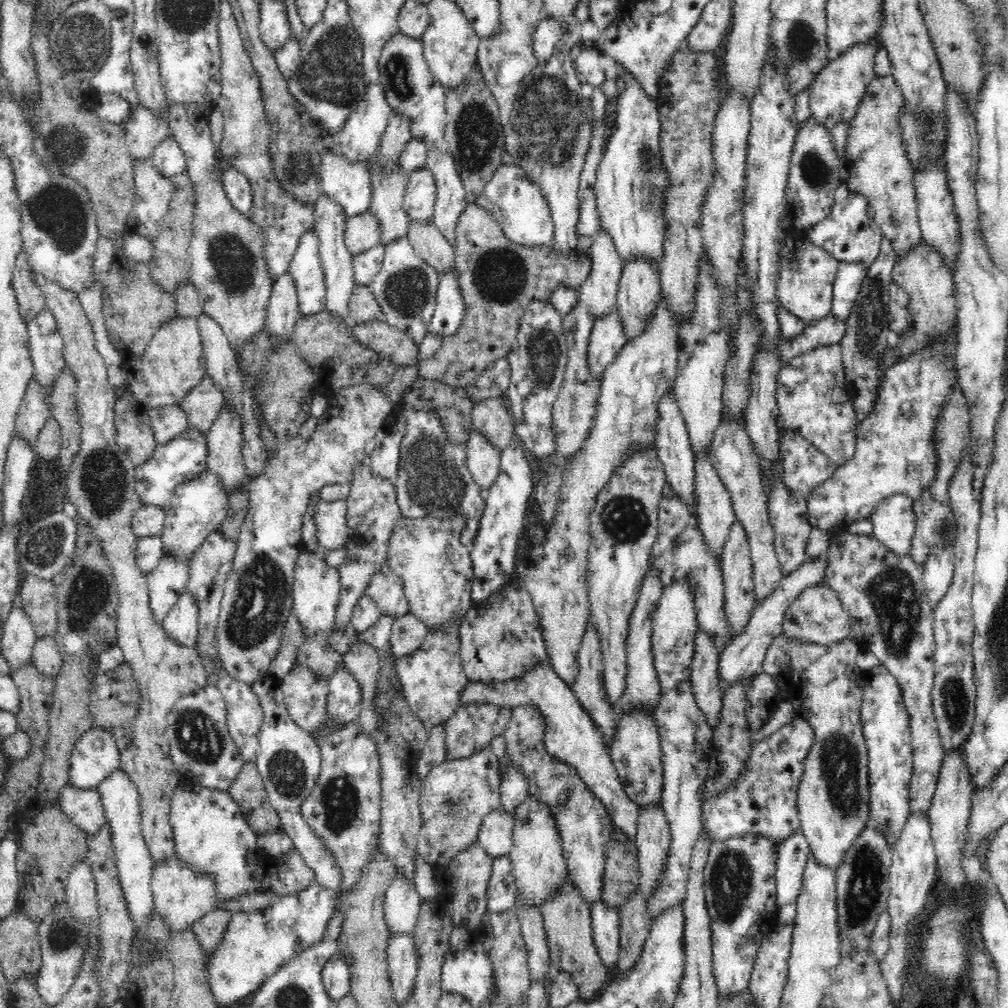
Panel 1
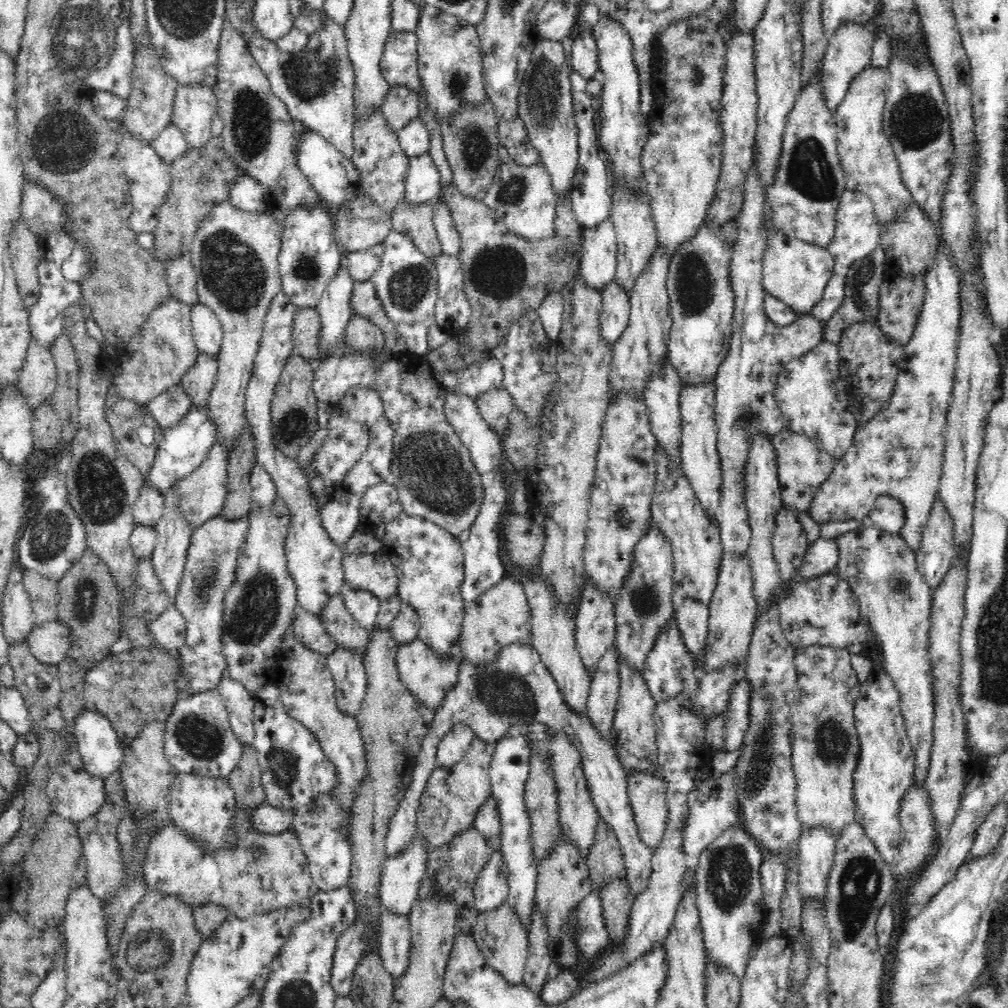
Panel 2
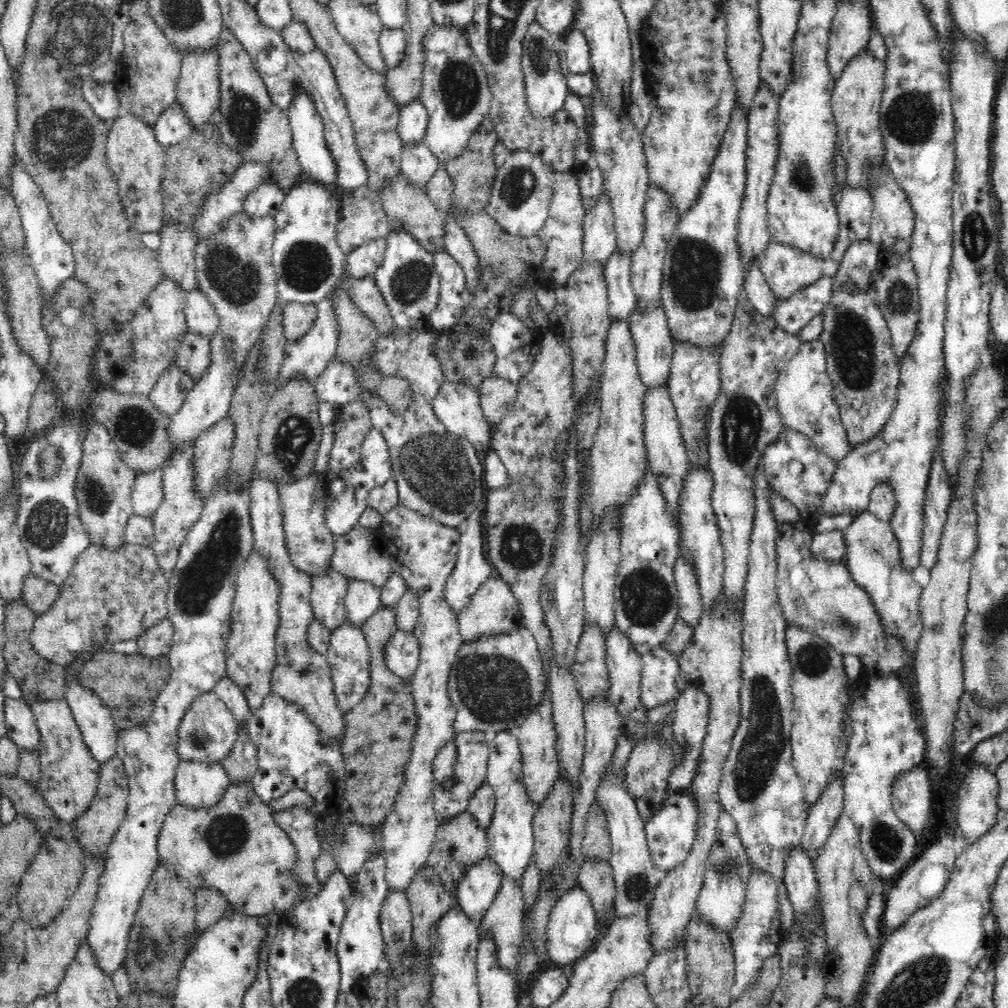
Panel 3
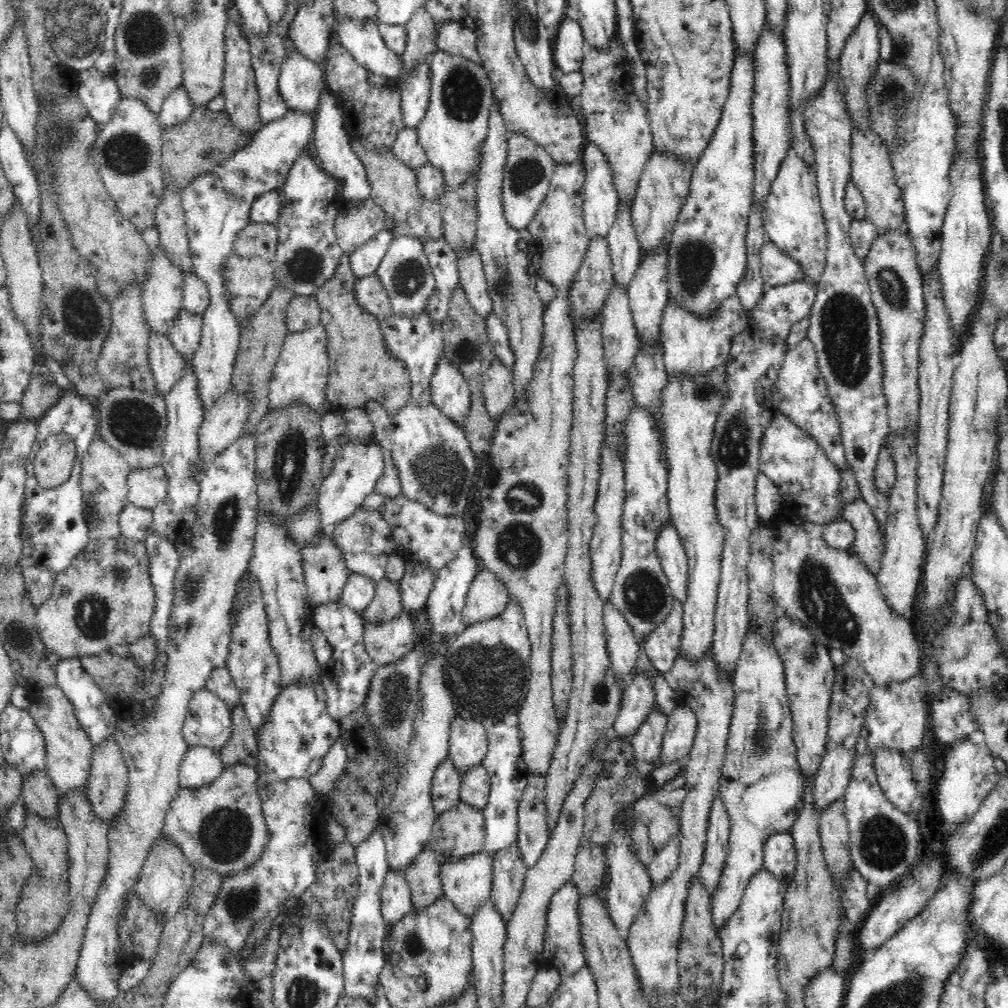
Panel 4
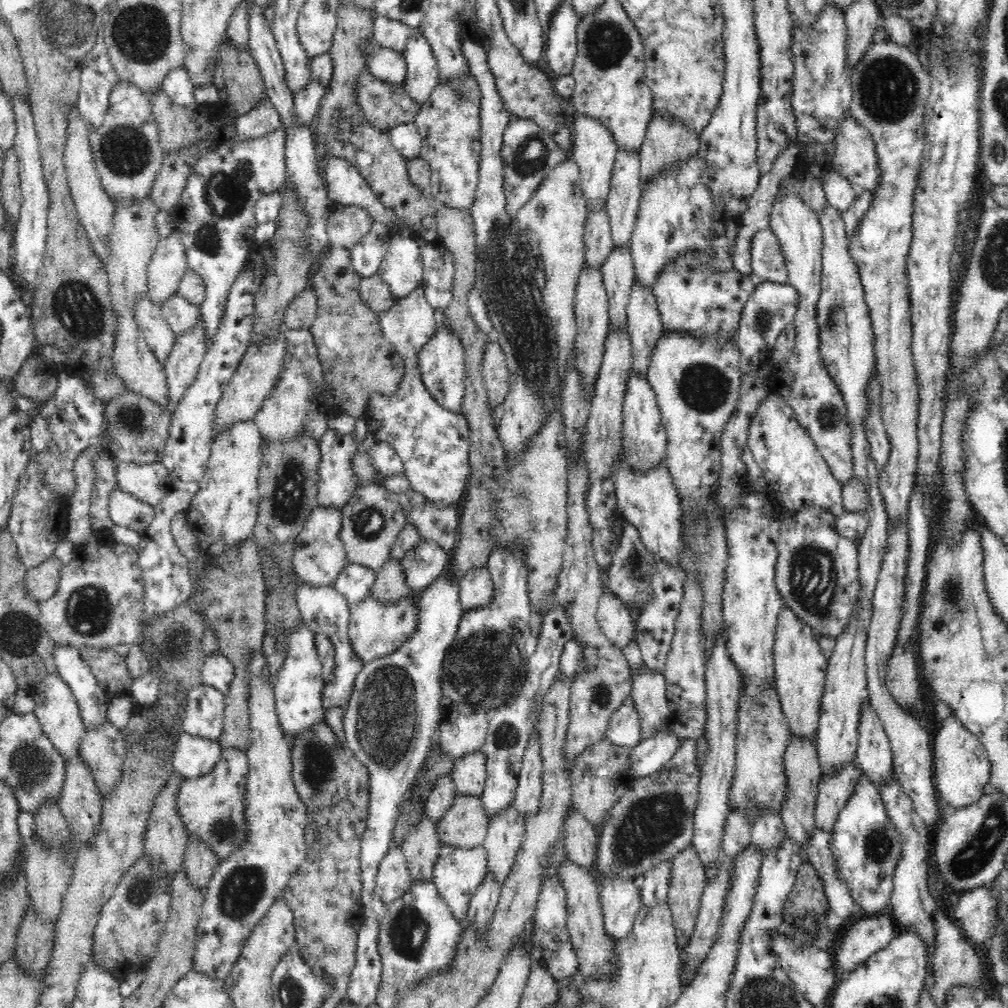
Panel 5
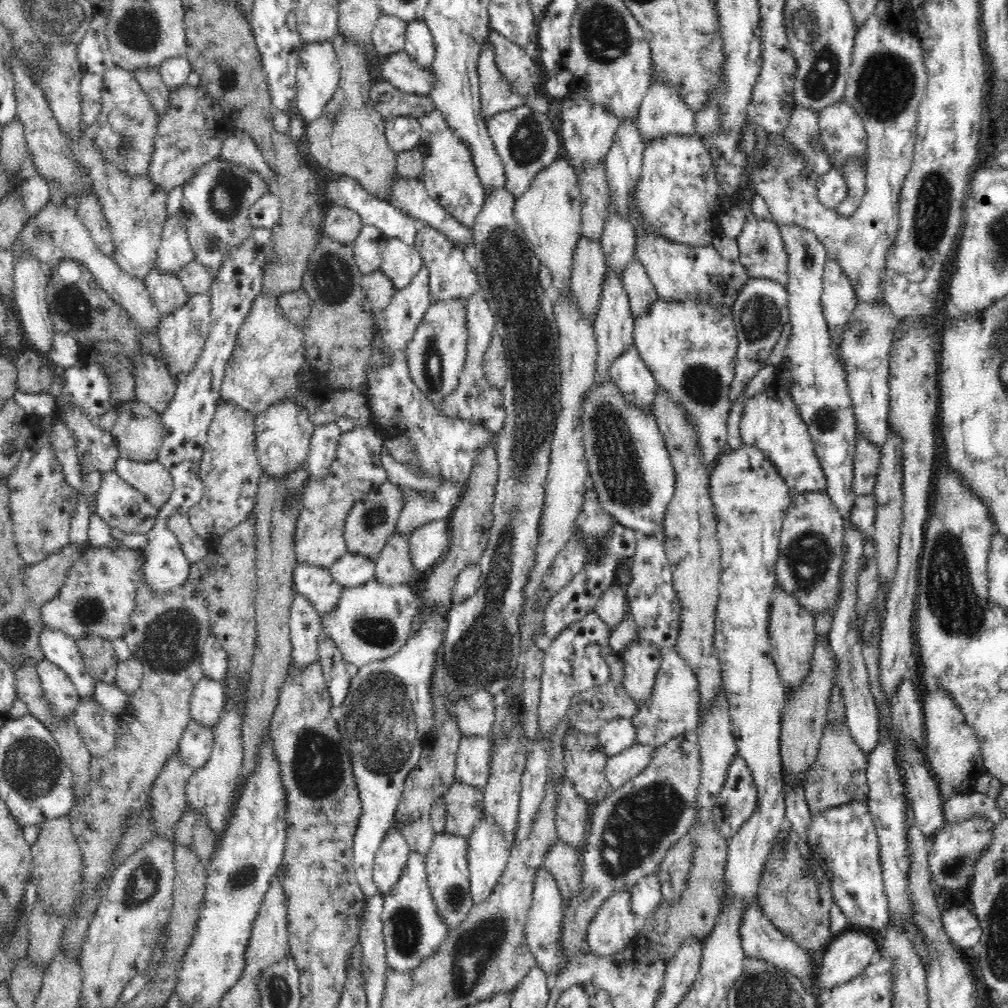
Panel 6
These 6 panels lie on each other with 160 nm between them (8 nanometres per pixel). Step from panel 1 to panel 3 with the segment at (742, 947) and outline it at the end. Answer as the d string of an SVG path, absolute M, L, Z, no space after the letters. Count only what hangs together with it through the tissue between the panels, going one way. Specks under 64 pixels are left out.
M720 812L715 840L705 862L702 888L696 900L696 914L711 926L730 934L730 929L742 918L747 882L751 872L748 855L742 846L735 820L728 813Z

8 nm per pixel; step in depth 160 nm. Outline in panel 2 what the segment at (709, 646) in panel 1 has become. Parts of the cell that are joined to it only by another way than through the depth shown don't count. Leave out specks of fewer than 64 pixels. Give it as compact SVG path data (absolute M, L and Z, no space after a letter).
M690 597L687 599L683 598L681 605L675 608L675 618L686 648L689 650L695 663L701 663L703 648L707 645L709 606Z

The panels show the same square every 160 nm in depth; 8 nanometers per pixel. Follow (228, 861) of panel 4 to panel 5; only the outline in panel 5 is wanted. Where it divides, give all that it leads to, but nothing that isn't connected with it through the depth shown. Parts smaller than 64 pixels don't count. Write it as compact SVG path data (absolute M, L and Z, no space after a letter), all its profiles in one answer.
M224 747L220 760L208 774L195 779L184 778L176 796L176 808L187 835L196 835L202 843L212 849L219 861L227 859L234 851L241 849L246 840L245 795L249 762L244 750Z

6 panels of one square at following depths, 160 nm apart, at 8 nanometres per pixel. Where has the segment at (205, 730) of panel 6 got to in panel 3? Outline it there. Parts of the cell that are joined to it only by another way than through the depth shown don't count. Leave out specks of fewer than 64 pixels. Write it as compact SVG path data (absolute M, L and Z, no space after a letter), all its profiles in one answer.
M182 761L176 768L176 802L192 808L211 807L231 783L221 762Z

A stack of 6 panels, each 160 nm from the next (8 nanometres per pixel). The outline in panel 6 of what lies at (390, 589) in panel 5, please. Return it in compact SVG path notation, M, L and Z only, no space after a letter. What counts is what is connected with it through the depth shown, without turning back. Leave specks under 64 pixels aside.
M397 528L386 541L375 562L375 580L384 585L399 585L412 583L415 577L410 541Z

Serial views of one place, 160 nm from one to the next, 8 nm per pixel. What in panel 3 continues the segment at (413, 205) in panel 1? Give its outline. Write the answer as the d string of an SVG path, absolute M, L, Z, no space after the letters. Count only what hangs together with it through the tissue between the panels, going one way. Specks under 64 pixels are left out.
M424 142L404 143L400 163L401 172L406 175L410 184L418 186L418 189L425 190L428 180L435 174L439 163L436 155Z

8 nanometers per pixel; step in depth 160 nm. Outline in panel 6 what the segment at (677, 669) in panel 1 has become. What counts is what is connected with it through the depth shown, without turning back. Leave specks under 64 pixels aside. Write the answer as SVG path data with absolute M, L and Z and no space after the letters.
M618 717L609 720L596 735L603 746L603 753L610 757L636 743L635 724L631 718Z

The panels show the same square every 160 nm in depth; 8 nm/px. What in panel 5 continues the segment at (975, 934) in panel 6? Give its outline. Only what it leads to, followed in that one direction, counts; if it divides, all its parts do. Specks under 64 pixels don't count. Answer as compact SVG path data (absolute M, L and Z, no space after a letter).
M987 885L965 891L954 910L954 920L972 946L986 944L998 922L998 904Z

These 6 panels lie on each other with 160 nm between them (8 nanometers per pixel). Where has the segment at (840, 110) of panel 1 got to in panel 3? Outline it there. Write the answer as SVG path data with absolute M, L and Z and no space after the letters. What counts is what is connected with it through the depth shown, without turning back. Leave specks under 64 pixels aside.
M840 1L829 36L827 63L835 80L844 72L848 61L867 48L874 28L871 10L864 1Z

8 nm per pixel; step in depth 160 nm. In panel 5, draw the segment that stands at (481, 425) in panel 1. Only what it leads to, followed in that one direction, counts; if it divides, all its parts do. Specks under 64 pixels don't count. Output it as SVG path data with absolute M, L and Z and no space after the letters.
M490 340L485 346L483 357L482 376L489 405L500 410L510 388L507 358L500 343Z

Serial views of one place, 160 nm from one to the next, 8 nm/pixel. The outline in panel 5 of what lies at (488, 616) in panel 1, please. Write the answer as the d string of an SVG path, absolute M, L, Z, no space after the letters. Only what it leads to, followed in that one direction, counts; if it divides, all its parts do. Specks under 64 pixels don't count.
M485 567L470 570L459 581L459 599L464 611L483 607L494 594L494 583Z

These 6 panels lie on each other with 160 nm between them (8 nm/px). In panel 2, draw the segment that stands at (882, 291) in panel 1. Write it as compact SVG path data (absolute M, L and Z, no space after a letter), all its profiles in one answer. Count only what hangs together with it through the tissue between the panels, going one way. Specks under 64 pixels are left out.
M878 245L868 256L861 258L850 265L850 270L845 274L845 301L839 306L839 310L835 312L834 316L830 317L830 320L824 322L824 341L830 341L837 344L837 342L840 342L843 330L852 323L872 319L877 323L880 285L886 275L890 273L886 264L884 249Z

